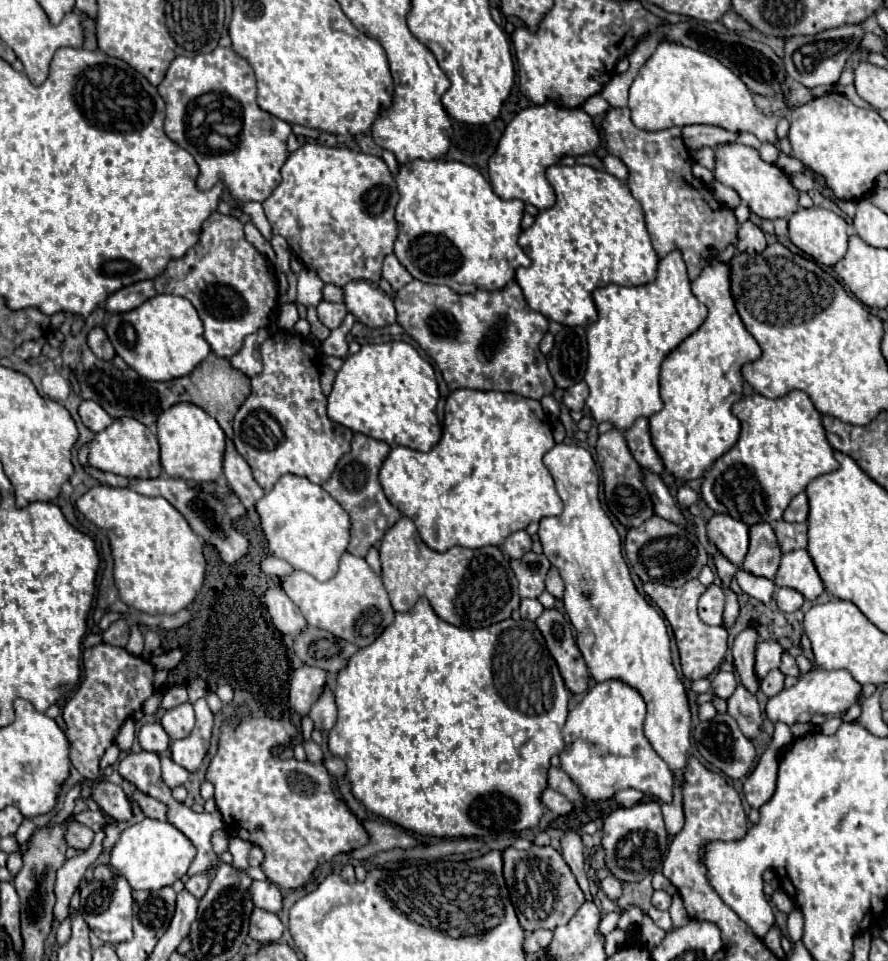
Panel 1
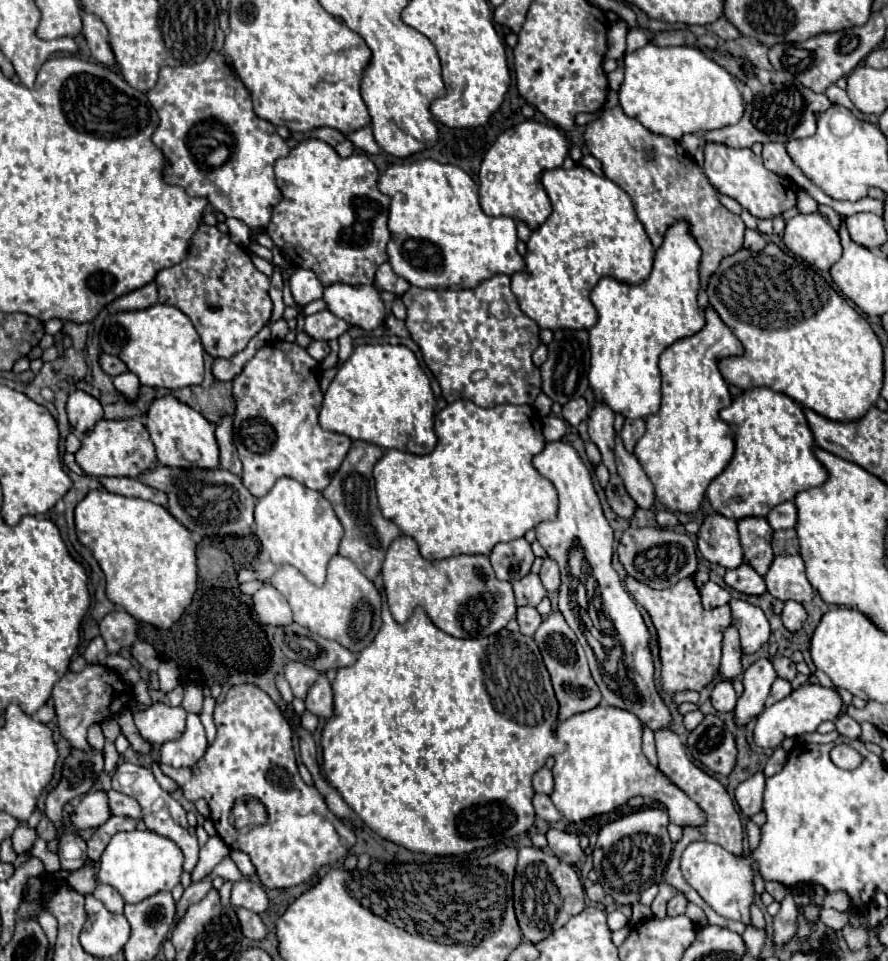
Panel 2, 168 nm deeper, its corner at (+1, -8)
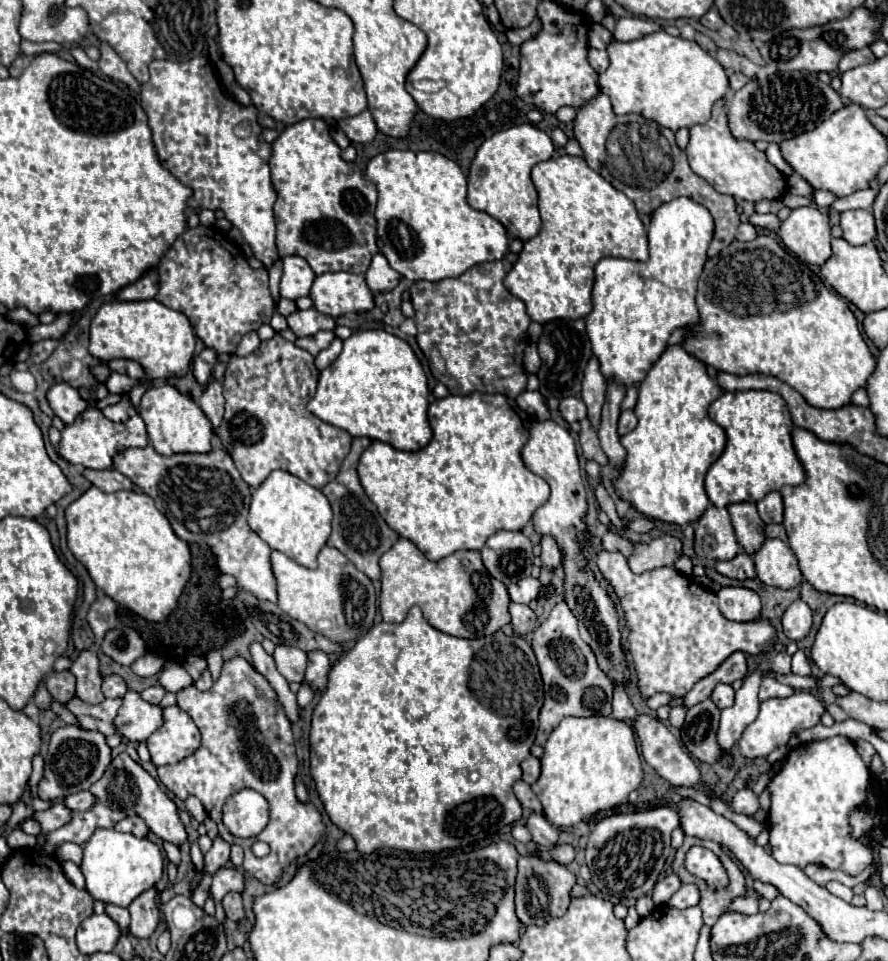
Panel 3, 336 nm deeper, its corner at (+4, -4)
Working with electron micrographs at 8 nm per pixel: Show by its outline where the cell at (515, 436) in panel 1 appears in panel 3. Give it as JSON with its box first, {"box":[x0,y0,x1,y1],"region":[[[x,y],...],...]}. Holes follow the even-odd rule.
{"box":[358,392,550,560],"region":[[[472,392],[468,396],[446,396],[442,400],[434,400],[428,408],[428,420],[430,420],[430,428],[432,428],[432,440],[426,448],[418,450],[418,452],[402,452],[402,450],[396,450],[394,446],[386,444],[386,442],[380,442],[380,440],[374,440],[366,450],[364,454],[360,456],[360,464],[358,464],[358,476],[360,476],[360,482],[366,490],[366,494],[370,496],[370,500],[376,504],[378,508],[378,514],[386,520],[386,524],[390,528],[394,528],[394,532],[398,532],[400,538],[408,538],[410,542],[414,542],[428,560],[440,560],[440,558],[446,558],[450,556],[452,552],[456,550],[480,550],[488,536],[492,536],[494,532],[498,530],[522,530],[528,520],[532,518],[534,510],[538,506],[542,506],[548,496],[550,496],[550,488],[548,484],[536,476],[534,472],[530,472],[522,458],[520,458],[520,450],[522,446],[526,444],[529,436],[530,419],[522,419],[517,412],[514,412],[514,408],[511,405],[506,396],[502,394],[484,394],[484,392]]]}

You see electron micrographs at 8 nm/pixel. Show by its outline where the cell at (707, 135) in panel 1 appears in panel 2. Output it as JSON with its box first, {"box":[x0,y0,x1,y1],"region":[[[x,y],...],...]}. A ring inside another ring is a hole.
{"box":[703,82,831,148],"region":[[[797,82],[791,84],[769,84],[763,92],[759,92],[751,104],[745,104],[745,114],[739,124],[725,126],[719,130],[711,130],[703,134],[705,142],[725,144],[729,148],[751,148],[755,142],[789,142],[793,138],[807,138],[815,132],[815,116],[831,106],[825,94],[817,94]]]}

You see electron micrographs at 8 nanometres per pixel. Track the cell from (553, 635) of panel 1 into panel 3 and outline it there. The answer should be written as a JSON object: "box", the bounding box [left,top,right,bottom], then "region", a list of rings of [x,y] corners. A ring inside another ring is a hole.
{"box":[532,602,612,746],"region":[[[558,602],[544,624],[532,632],[532,648],[538,660],[538,668],[544,682],[544,704],[540,708],[540,726],[536,744],[544,746],[550,732],[566,716],[588,718],[588,716],[610,716],[612,712],[612,682],[598,668],[592,648],[580,638],[578,622],[566,602]]]}

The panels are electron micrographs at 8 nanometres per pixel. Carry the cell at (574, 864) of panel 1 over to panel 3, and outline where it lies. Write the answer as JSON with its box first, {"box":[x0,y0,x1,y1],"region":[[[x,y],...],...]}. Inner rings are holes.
{"box":[526,812,558,848],"region":[[[532,812],[526,820],[526,828],[532,840],[542,848],[552,848],[558,842],[558,828],[554,828],[542,814]]]}

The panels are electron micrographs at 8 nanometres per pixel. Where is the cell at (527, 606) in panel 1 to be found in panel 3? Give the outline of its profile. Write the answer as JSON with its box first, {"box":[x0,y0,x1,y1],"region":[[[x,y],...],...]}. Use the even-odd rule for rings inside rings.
{"box":[510,602,538,636],"region":[[[512,602],[510,604],[510,616],[512,616],[510,624],[512,624],[512,628],[514,628],[514,632],[518,636],[526,636],[526,634],[530,634],[536,628],[538,618],[536,618],[536,614],[526,604]]]}

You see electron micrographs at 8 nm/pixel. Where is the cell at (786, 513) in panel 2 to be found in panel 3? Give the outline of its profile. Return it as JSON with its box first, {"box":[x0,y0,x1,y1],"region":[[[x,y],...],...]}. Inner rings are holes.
{"box":[756,492,784,524],"region":[[[768,492],[762,500],[756,502],[756,506],[758,506],[758,514],[764,524],[772,524],[772,522],[780,524],[782,522],[784,506],[782,506],[780,492]]]}

